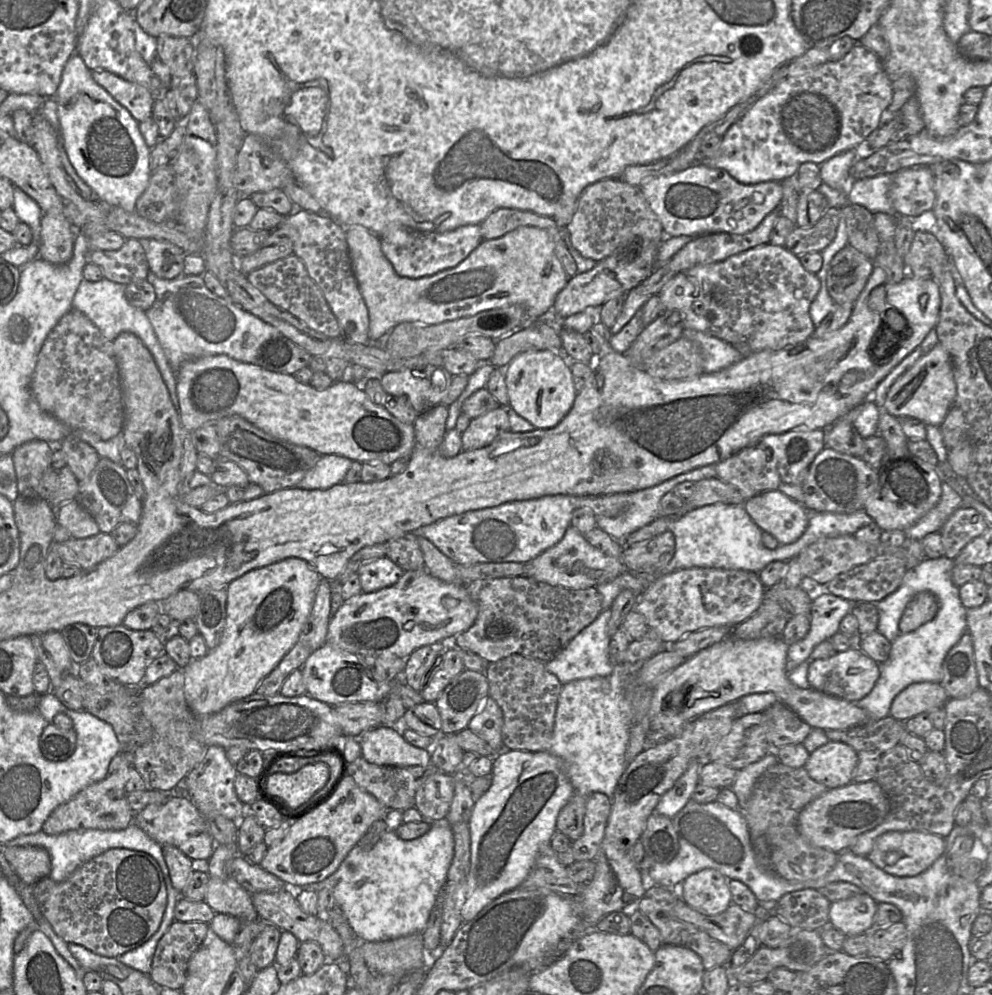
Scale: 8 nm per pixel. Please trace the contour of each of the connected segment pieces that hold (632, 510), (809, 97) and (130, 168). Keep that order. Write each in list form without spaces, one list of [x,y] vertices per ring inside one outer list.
[[[716,464],[702,466],[674,476],[660,484],[629,493],[629,506],[618,516],[596,516],[597,526],[622,541],[632,532],[659,518],[659,505],[662,497],[684,481],[697,482],[717,477]]]
[[[857,42],[848,54],[839,61],[829,61],[807,73],[799,76],[788,77],[777,83],[768,93],[758,99],[732,126],[721,139],[718,149],[709,157],[700,158],[697,163],[710,168],[727,171],[734,179],[742,184],[756,184],[760,182],[782,182],[792,176],[797,176],[798,169],[805,162],[821,165],[835,155],[852,150],[860,146],[868,136],[881,125],[881,116],[891,104],[893,98],[893,83],[887,76],[882,60],[870,49]]]
[[[76,52],[64,66],[59,87],[54,95],[57,114],[64,140],[64,148],[70,163],[78,176],[93,190],[97,199],[109,205],[133,212],[140,195],[148,186],[150,170],[150,150],[130,112],[119,104],[102,86],[92,78],[92,71]]]

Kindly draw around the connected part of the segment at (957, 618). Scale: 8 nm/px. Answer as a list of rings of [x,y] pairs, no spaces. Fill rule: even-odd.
[[[942,556],[937,559],[924,559],[916,567],[909,569],[900,586],[884,599],[876,602],[879,614],[877,631],[892,642],[888,659],[881,665],[881,674],[872,691],[859,701],[853,702],[868,714],[869,721],[878,721],[890,715],[894,698],[913,683],[941,683],[943,662],[948,651],[967,632],[966,613],[959,587],[951,577],[954,560]],[[932,592],[939,601],[937,615],[931,621],[909,633],[900,633],[899,623],[906,605],[918,593]]]

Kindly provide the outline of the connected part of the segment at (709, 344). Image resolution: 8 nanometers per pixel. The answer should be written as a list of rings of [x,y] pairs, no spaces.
[[[684,329],[681,337],[693,340],[700,345],[706,373],[721,370],[744,358],[733,344],[701,331]]]

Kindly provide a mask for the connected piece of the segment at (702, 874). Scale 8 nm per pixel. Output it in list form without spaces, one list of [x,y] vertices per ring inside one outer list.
[[[712,868],[689,875],[679,886],[680,897],[704,915],[717,915],[732,904],[729,879]]]

